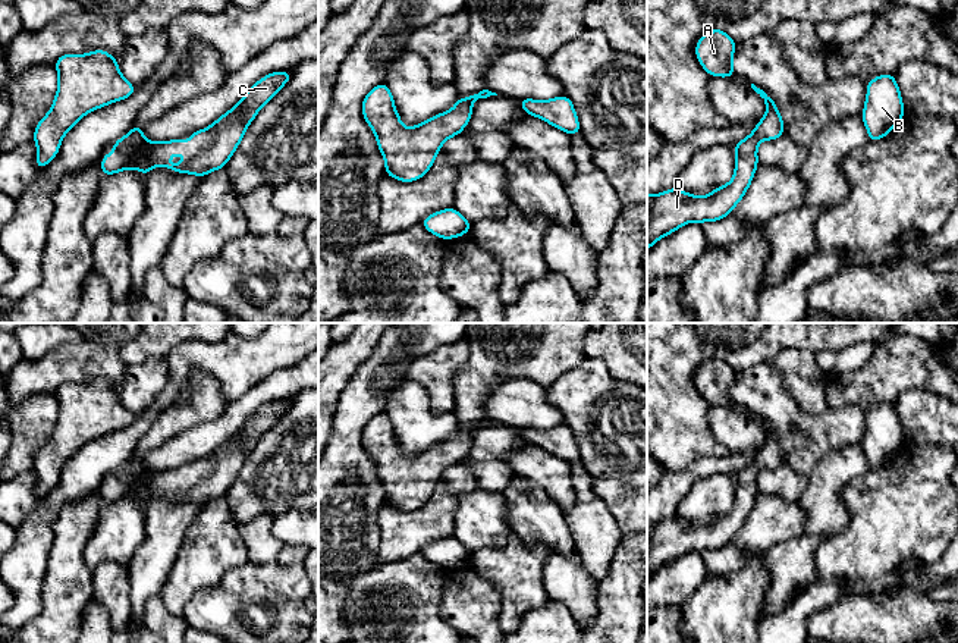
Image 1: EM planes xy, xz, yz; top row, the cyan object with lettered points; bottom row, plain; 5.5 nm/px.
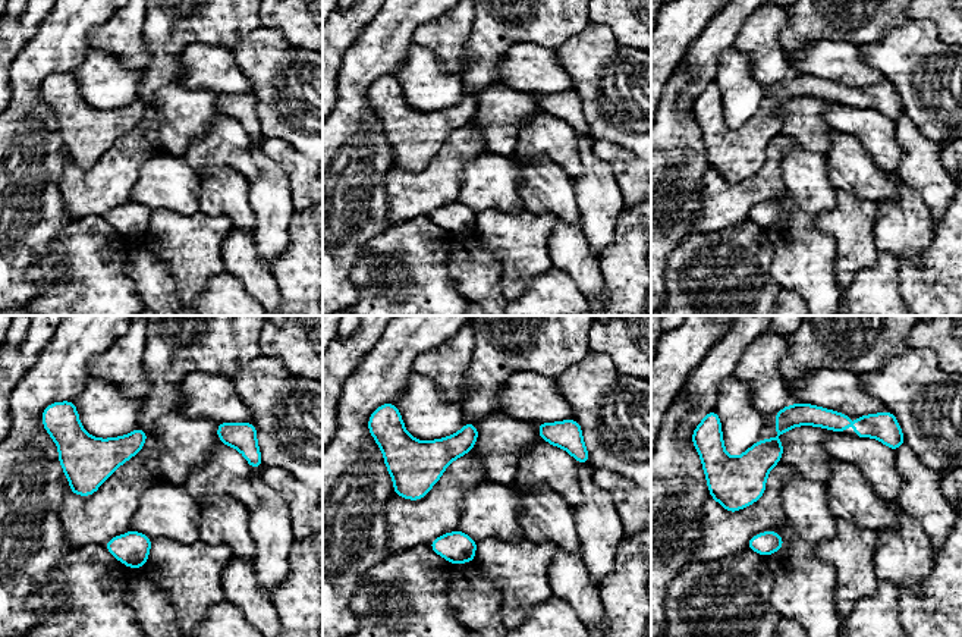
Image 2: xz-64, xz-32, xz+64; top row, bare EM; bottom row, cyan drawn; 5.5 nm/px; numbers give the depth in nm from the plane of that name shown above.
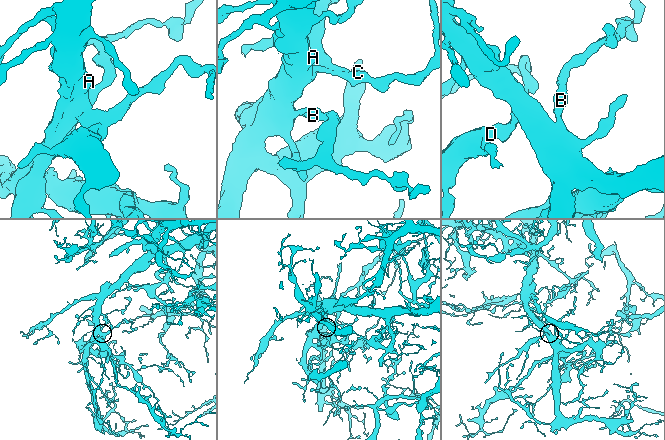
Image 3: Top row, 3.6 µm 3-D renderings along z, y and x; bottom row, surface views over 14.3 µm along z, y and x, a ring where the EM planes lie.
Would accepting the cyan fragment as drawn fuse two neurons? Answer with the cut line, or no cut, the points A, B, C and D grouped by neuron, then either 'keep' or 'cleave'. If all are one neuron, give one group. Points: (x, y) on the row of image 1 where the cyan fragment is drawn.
no cut; A B C D; keep

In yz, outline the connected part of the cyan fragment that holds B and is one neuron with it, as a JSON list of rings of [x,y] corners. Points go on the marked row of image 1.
[[[879,75],[867,82],[861,117],[871,142],[886,137],[904,119],[904,104],[895,75]]]

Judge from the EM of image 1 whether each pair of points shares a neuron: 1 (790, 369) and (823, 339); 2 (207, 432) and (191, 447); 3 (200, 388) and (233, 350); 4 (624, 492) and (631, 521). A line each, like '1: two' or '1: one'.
1: two
2: one
3: two
4: one

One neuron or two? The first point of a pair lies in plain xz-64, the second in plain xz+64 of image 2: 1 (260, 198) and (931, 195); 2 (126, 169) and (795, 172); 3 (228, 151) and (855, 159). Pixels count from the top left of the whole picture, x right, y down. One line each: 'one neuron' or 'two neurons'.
1: one neuron
2: two neurons
3: two neurons

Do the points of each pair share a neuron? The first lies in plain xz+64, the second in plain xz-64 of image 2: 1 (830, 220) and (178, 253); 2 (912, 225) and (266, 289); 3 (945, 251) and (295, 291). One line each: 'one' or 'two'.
1: one
2: one
3: one

